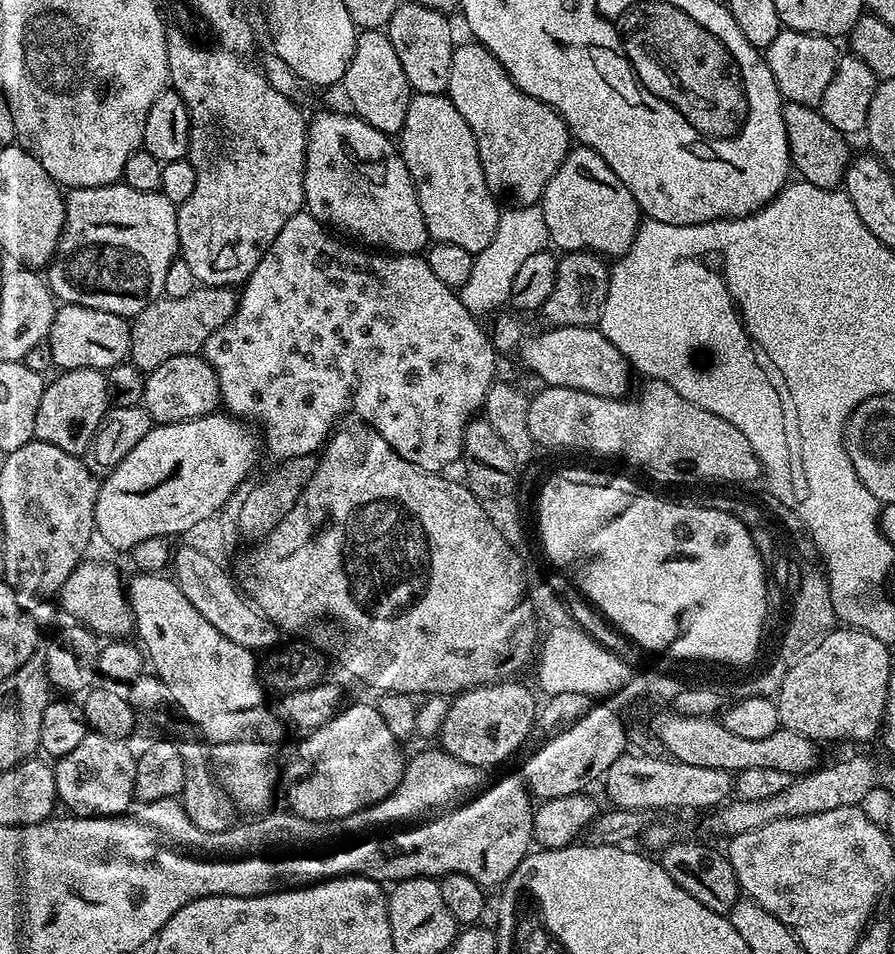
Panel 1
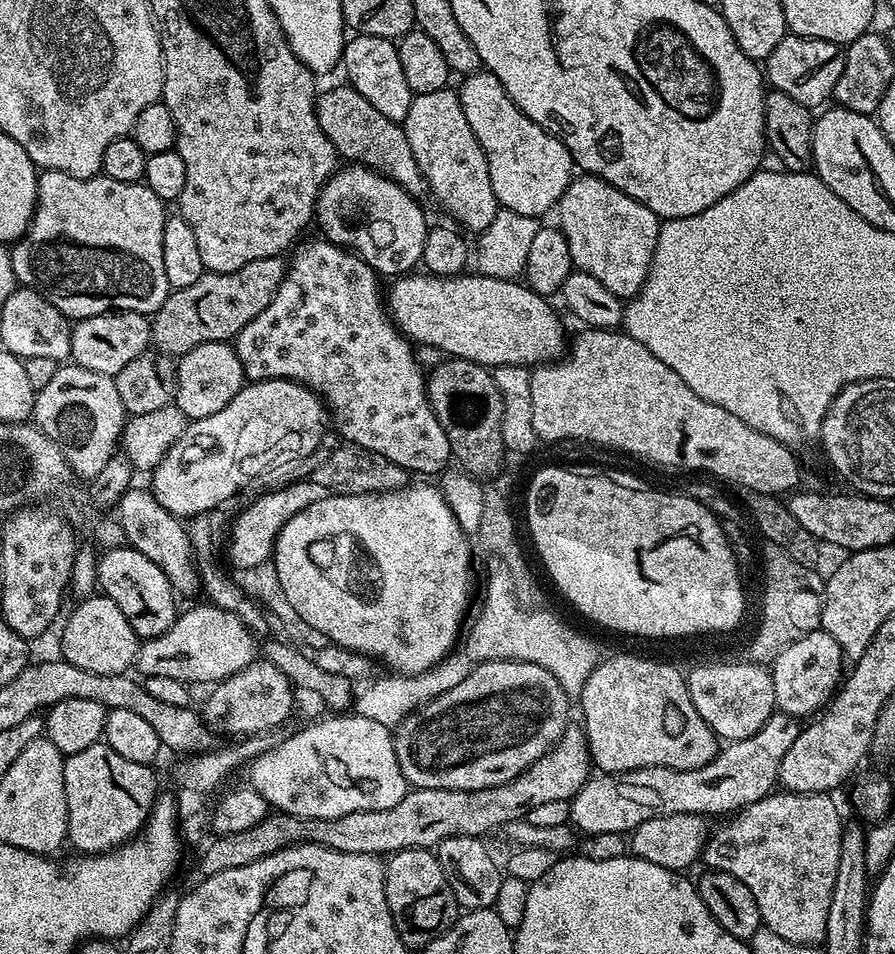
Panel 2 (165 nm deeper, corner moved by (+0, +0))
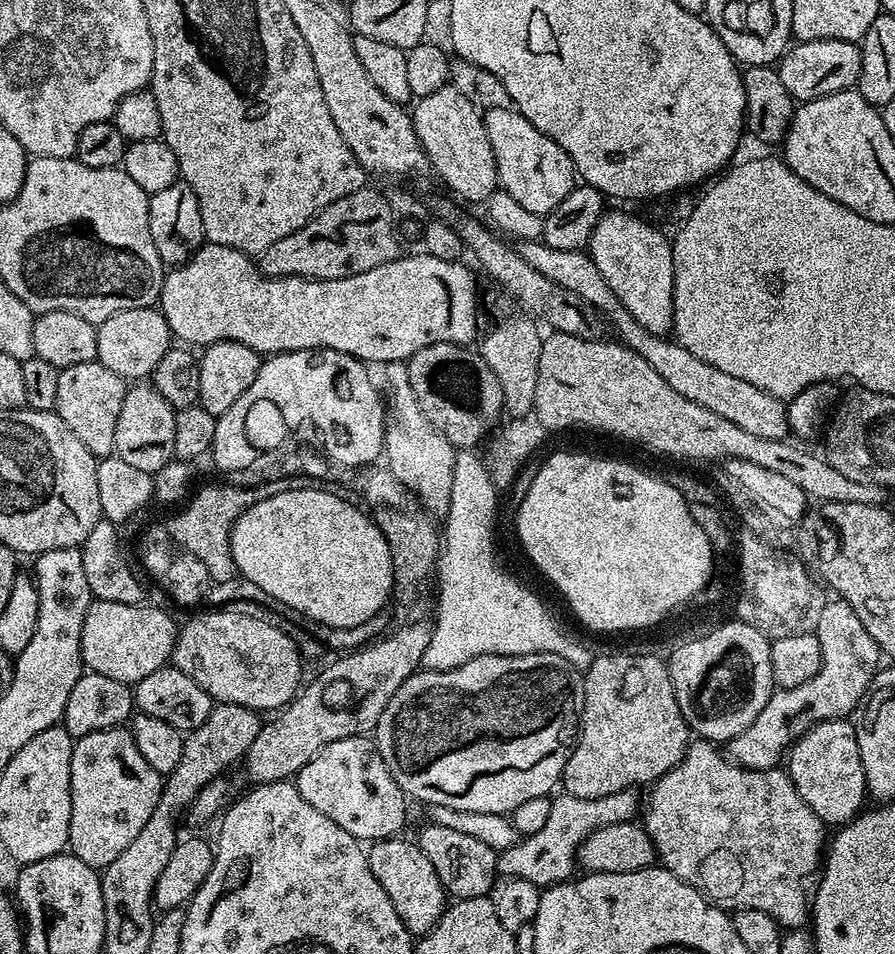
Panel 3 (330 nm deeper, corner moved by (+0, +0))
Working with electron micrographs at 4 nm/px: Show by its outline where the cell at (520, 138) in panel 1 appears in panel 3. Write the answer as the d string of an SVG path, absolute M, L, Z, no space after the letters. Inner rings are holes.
M489 108L483 113L486 134L494 150L499 187L511 194L525 210L546 217L578 183L570 154L538 130L521 112L512 108Z

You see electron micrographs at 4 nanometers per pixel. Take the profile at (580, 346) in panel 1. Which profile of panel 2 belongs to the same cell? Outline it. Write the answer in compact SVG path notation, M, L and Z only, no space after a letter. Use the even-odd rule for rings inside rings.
M405 274L391 281L392 289L386 292L386 307L392 317L392 321L396 327L412 341L413 345L420 346L425 344L428 348L441 348L443 355L448 358L458 360L469 360L475 364L482 365L483 368L489 370L493 368L501 368L509 364L510 366L539 366L549 362L555 362L565 355L566 352L566 336L564 340L564 328L560 325L560 320L556 317L556 312L551 308L549 301L545 297L538 295L533 288L528 287L527 283L521 282L519 279L513 278L503 280L502 278L494 278L493 276L482 276L479 274L461 274L459 276L434 276L431 274Z

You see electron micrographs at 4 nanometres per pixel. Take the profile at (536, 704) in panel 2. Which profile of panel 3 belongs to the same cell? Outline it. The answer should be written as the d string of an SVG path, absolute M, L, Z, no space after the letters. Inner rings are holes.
M522 654L521 656L479 656L454 670L430 672L417 670L413 672L402 686L390 698L386 710L382 710L382 718L378 718L374 729L376 748L382 754L390 774L398 782L398 786L409 797L424 800L425 805L437 804L450 806L453 810L478 810L481 814L511 814L522 802L529 798L547 796L552 787L561 783L564 767L576 747L576 738L580 731L580 715L584 709L584 678L581 669L576 668L566 658L558 654Z

